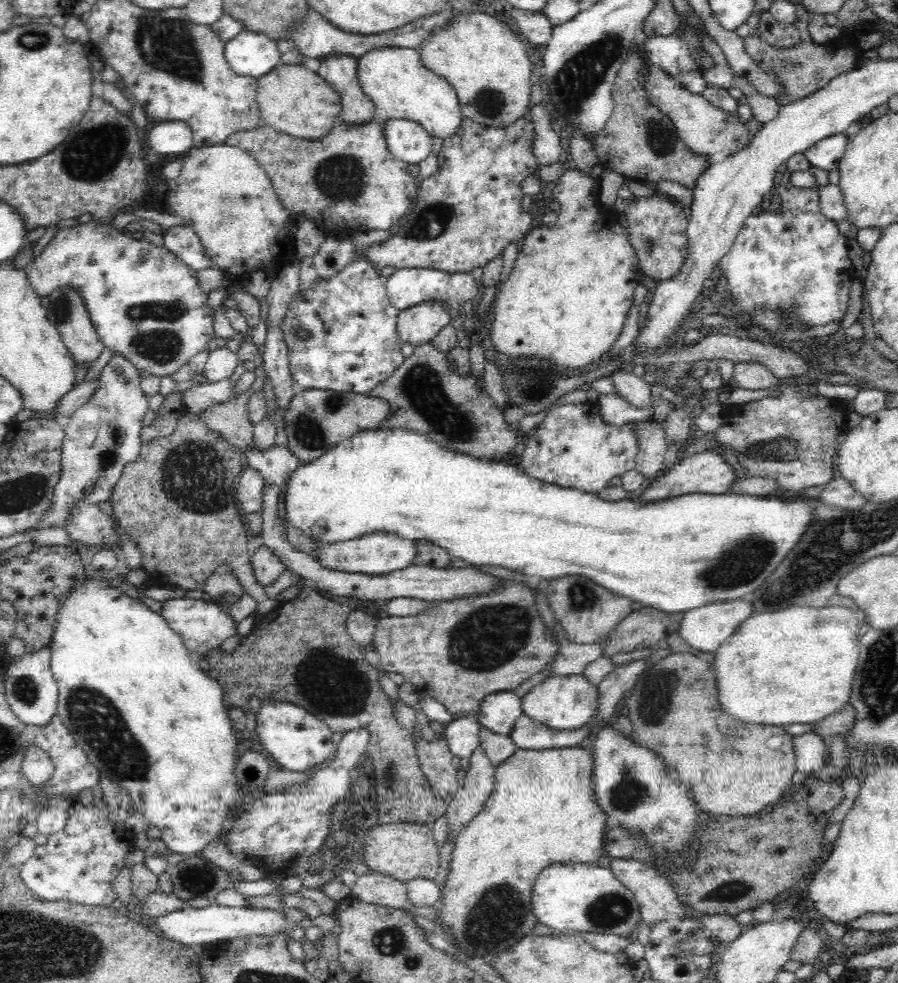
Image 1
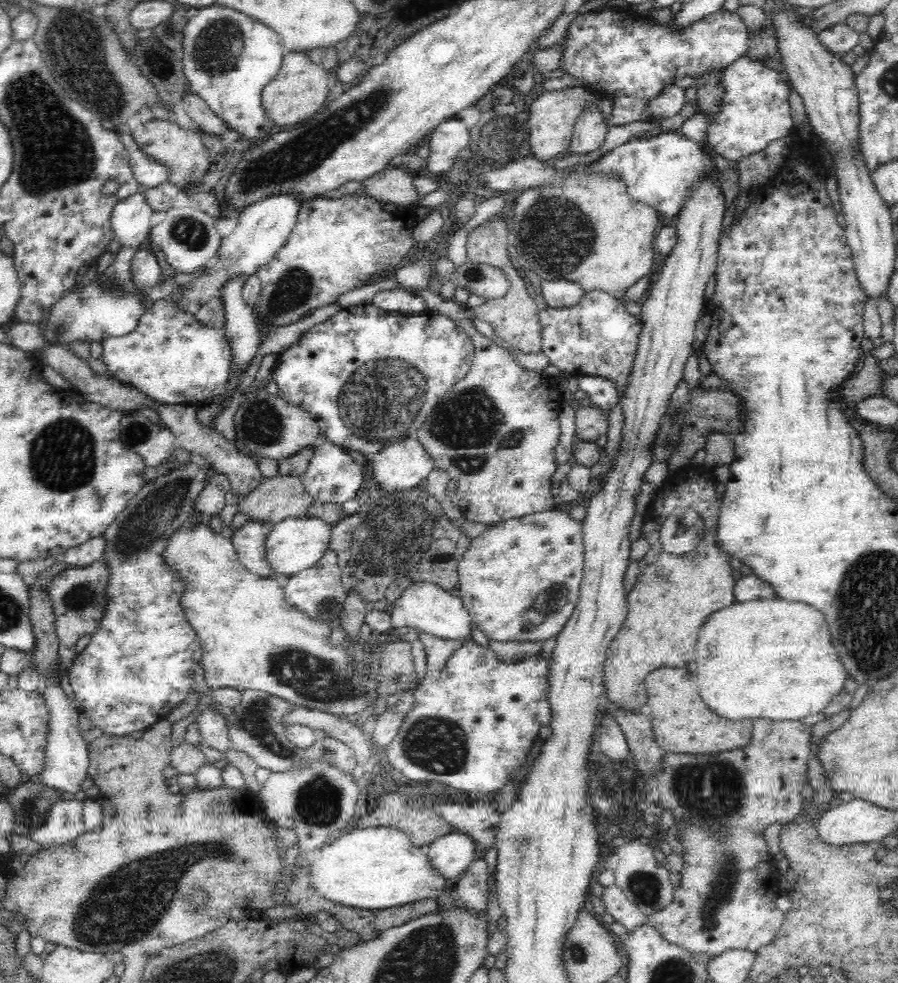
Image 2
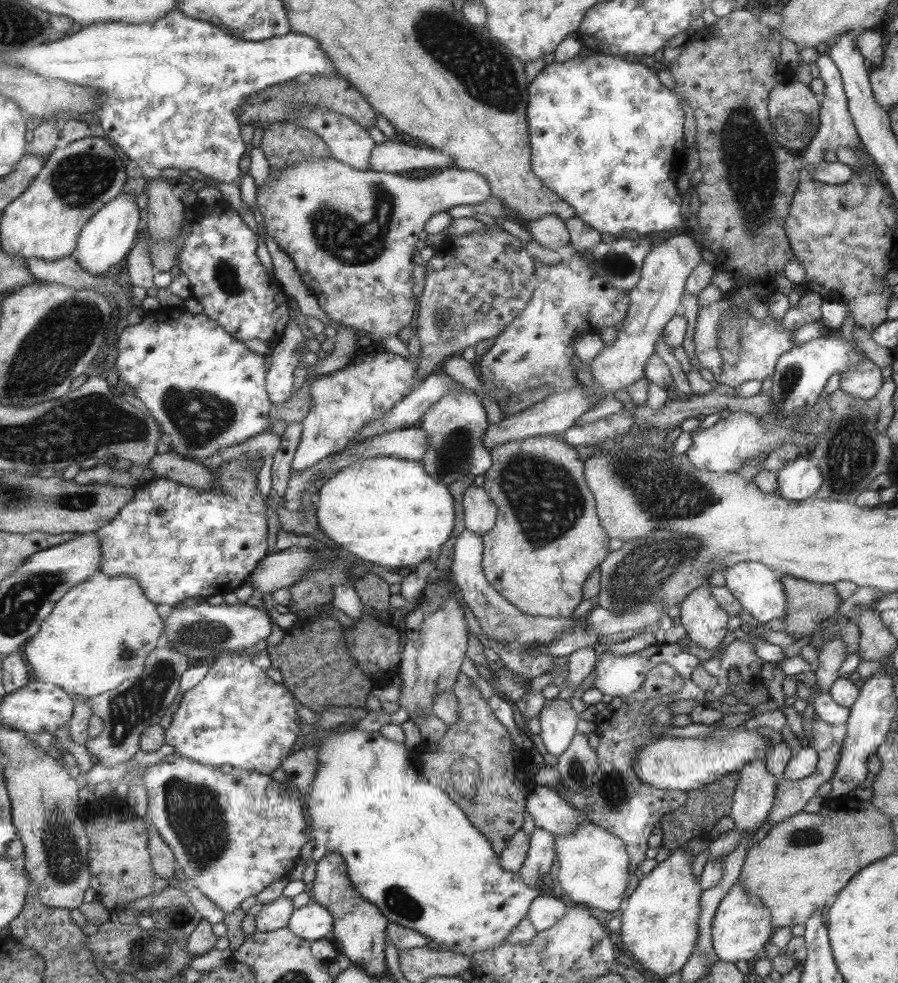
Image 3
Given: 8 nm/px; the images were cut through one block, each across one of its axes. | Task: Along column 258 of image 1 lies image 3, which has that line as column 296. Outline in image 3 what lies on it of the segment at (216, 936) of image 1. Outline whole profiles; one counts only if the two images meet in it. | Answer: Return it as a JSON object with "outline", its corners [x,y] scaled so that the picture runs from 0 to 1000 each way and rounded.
{"outline":[[[343,918],[326,925],[318,943],[340,956],[355,956],[366,953],[373,935],[356,919]]]}

